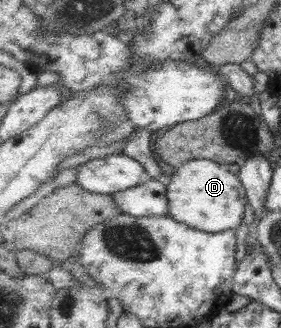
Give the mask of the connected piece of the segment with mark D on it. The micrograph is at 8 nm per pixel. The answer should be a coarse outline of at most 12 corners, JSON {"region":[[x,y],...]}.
{"region":[[189,160],[168,215],[209,233],[241,225],[247,190],[226,165]]}

